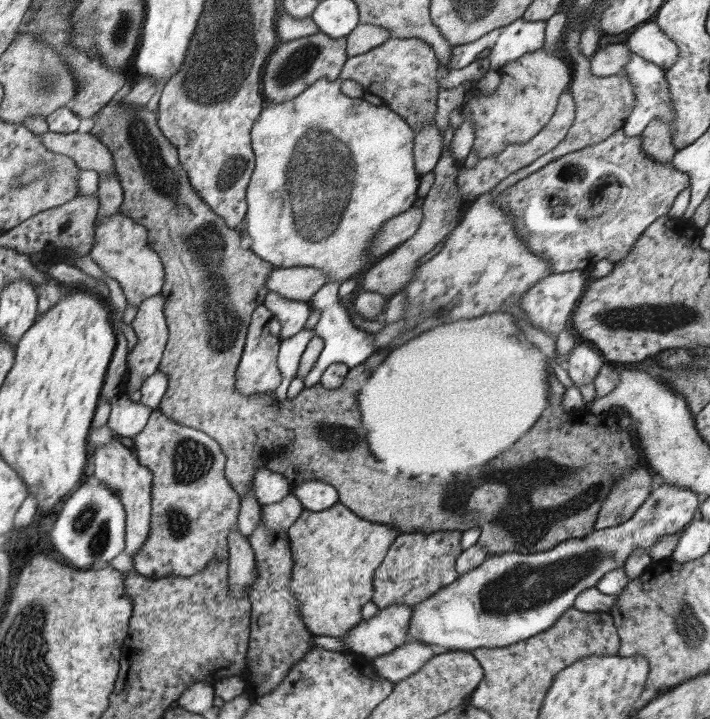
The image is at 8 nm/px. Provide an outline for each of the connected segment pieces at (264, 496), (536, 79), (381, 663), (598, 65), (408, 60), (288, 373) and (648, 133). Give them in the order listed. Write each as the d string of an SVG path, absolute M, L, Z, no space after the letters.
M258 466L254 473L256 473L253 482L254 493L262 506L278 502L292 492L288 480L270 468Z
M543 48L526 54L518 61L506 64L498 72L502 83L493 94L485 96L480 90L474 88L466 92L464 96L464 110L469 110L471 120L475 123L472 151L476 151L480 159L504 150L510 143L528 142L536 136L552 119L561 94L566 92L572 79L566 64L555 56L547 54Z
M410 640L388 654L377 656L372 664L378 676L396 684L418 672L434 655L430 645Z
M626 43L604 46L590 59L590 73L600 78L622 74L625 65L630 61L631 54Z
M390 38L384 45L356 57L350 57L339 75L339 81L354 80L367 93L379 96L386 107L400 114L414 132L424 125L434 124L437 97L440 90L437 76L439 61L433 47L418 38Z
M314 328L302 329L280 342L278 353L278 368L282 372L282 383L276 387L276 401L287 399L287 390L296 377L302 353L306 350L309 340L315 335Z
M653 121L640 134L642 137L642 149L657 161L672 161L677 153L676 147L672 144L670 128L668 125Z

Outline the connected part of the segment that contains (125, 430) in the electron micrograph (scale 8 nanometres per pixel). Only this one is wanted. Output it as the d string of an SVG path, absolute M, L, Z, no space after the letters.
M117 394L111 400L108 427L120 436L135 437L148 423L153 408L140 402L132 402L124 394Z

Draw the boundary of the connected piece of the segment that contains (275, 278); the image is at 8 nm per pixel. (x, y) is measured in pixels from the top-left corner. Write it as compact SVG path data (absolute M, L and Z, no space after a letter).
M294 266L292 268L273 268L266 279L266 291L276 292L288 300L308 302L330 278L312 266Z

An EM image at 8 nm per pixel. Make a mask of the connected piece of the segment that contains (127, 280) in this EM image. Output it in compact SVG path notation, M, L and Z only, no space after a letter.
M120 212L110 218L96 219L94 234L91 257L105 274L119 282L128 304L140 306L146 298L161 294L165 284L165 268L158 253L148 245L146 227Z

